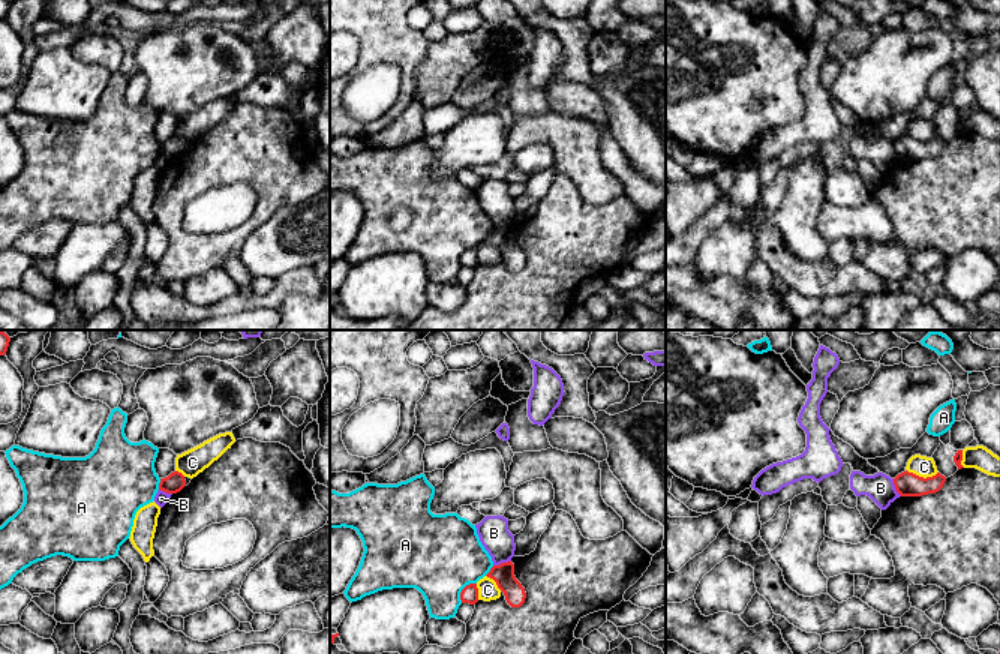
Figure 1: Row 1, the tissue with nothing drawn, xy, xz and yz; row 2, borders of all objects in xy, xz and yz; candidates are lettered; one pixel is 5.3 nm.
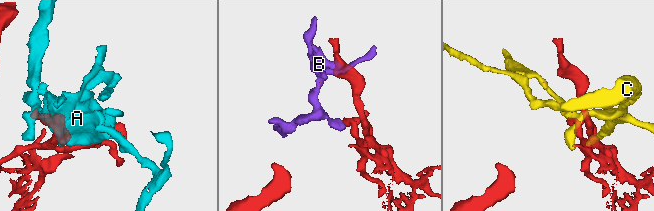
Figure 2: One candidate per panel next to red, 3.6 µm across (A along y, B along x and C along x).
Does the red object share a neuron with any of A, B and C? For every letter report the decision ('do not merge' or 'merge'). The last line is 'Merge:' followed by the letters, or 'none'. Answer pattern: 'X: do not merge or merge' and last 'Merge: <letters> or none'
A: do not merge
B: do not merge
C: do not merge
Merge: none

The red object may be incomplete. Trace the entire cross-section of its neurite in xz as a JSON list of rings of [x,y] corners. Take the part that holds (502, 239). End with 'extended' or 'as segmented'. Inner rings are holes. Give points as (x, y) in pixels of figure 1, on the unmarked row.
[[[511,225],[493,230],[486,240],[496,246],[511,272],[520,272],[525,267],[526,256],[514,240],[514,228]]]; as segmented

